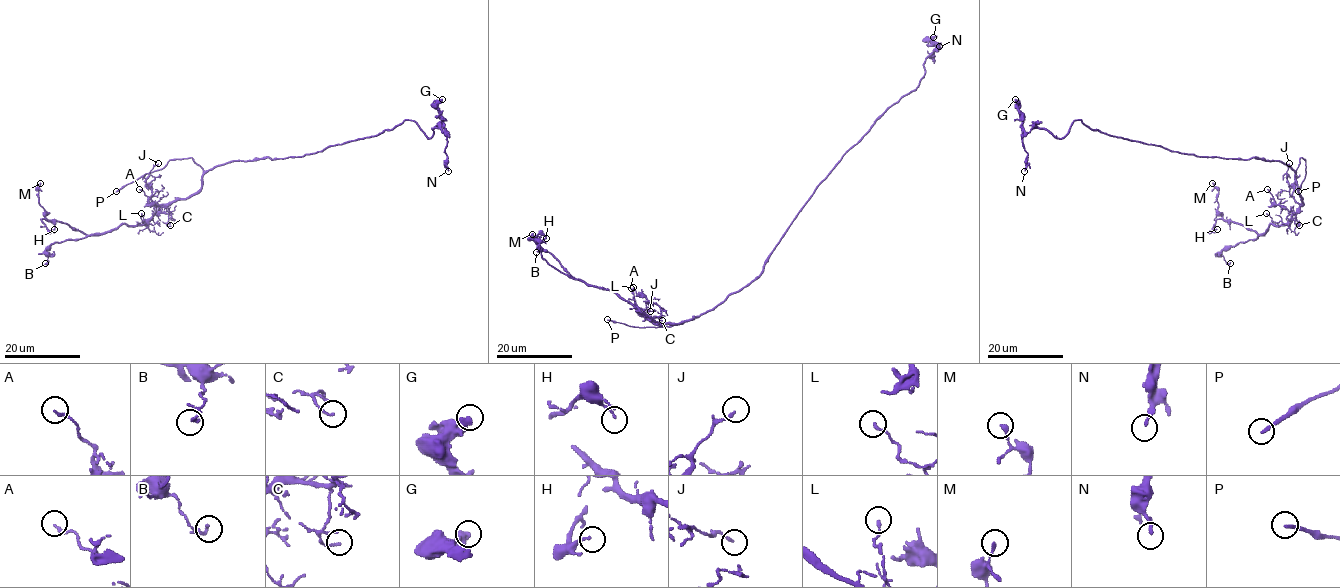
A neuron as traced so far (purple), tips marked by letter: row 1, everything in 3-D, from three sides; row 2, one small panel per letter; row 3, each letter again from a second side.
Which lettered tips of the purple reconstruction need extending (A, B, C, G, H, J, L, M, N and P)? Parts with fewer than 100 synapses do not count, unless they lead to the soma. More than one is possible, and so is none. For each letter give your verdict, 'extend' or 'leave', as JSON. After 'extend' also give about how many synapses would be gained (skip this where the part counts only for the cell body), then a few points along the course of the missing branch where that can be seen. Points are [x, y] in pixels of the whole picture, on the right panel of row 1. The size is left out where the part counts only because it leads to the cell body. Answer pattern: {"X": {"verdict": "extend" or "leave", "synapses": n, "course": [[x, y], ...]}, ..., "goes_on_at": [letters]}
{"A": {"verdict": "leave"}, "B": {"verdict": "leave"}, "C": {"verdict": "leave"}, "G": {"verdict": "leave"}, "H": {"verdict": "leave"}, "J": {"verdict": "leave"}, "L": {"verdict": "leave"}, "M": {"verdict": "leave"}, "N": {"verdict": "leave"}, "P": {"verdict": "extend"}, "goes_on_at": ["P"]}

